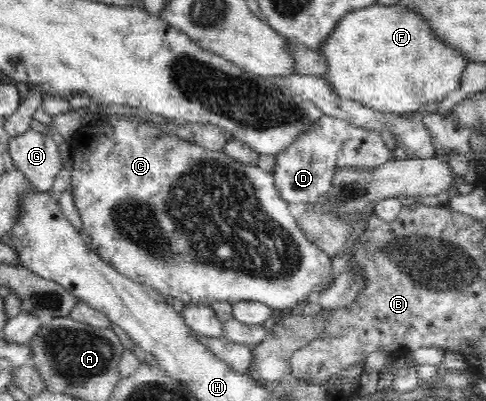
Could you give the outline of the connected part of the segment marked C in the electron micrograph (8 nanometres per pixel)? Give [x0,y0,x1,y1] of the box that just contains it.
[70,111,335,313]

